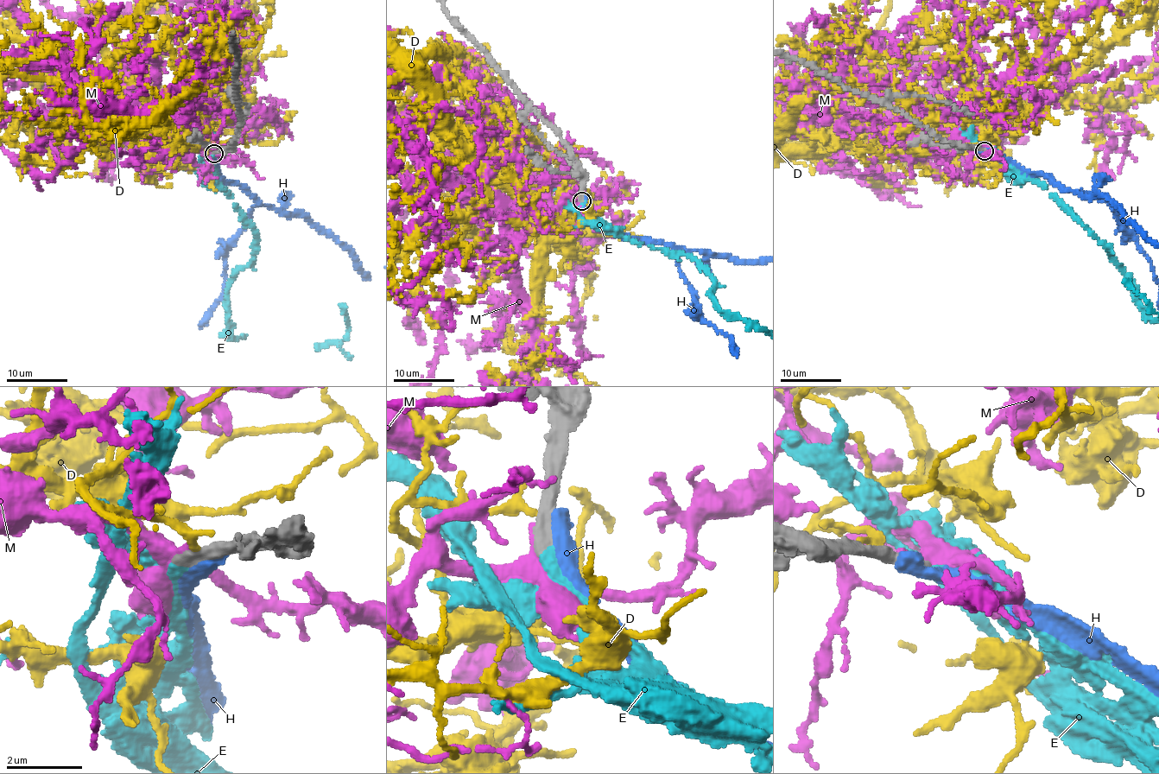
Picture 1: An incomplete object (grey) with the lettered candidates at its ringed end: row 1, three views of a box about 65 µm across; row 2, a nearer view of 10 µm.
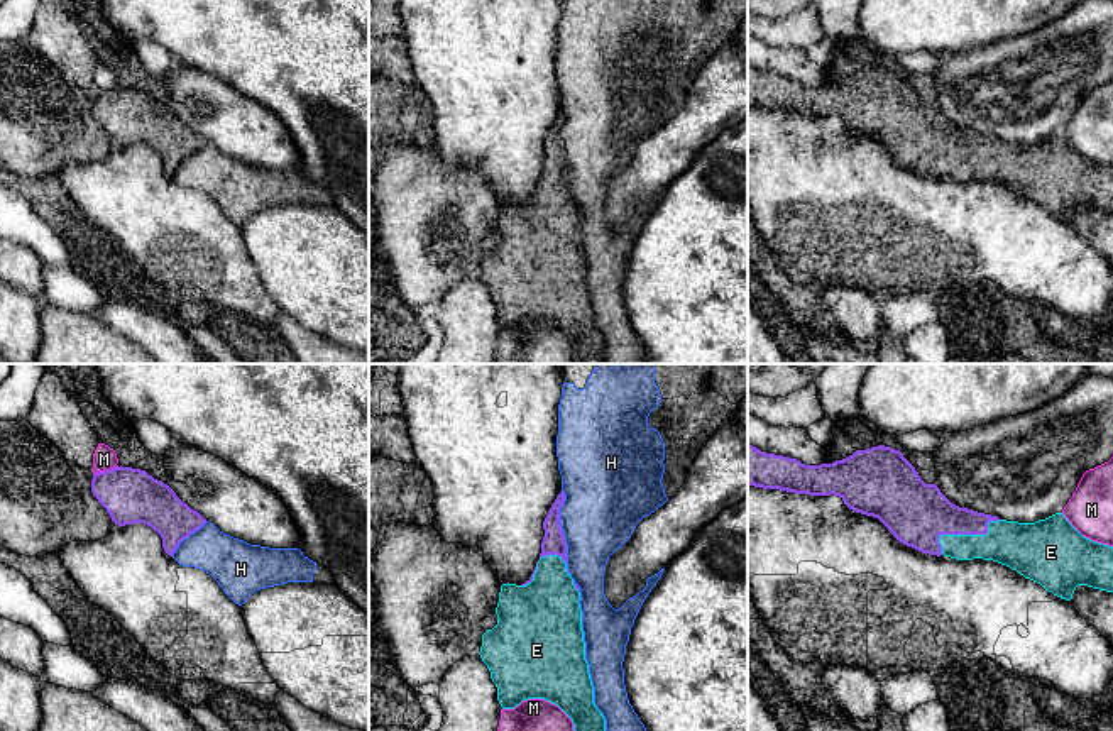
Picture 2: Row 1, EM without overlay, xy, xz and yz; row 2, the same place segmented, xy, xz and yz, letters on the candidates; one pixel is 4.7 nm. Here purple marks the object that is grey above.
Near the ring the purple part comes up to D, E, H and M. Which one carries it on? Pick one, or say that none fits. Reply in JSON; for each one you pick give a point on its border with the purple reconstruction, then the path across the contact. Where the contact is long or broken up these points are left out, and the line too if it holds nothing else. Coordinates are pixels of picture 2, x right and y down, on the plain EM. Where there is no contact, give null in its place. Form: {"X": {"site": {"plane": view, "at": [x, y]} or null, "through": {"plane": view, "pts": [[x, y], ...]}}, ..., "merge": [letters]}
{"E": {"site": {"plane": "yz", "at": [964, 154]}}, "merge": ["E"]}

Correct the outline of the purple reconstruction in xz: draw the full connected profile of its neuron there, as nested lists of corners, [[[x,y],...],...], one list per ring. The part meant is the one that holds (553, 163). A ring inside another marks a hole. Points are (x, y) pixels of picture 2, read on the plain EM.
[[[563,112],[545,142],[541,174],[531,198],[521,205],[502,205],[496,228],[497,245],[482,256],[480,279],[497,308],[502,330],[514,330],[528,320],[558,327],[573,344],[577,364],[604,364],[606,340],[594,325],[594,308],[585,281],[580,210],[567,190],[567,164],[560,146]]]

